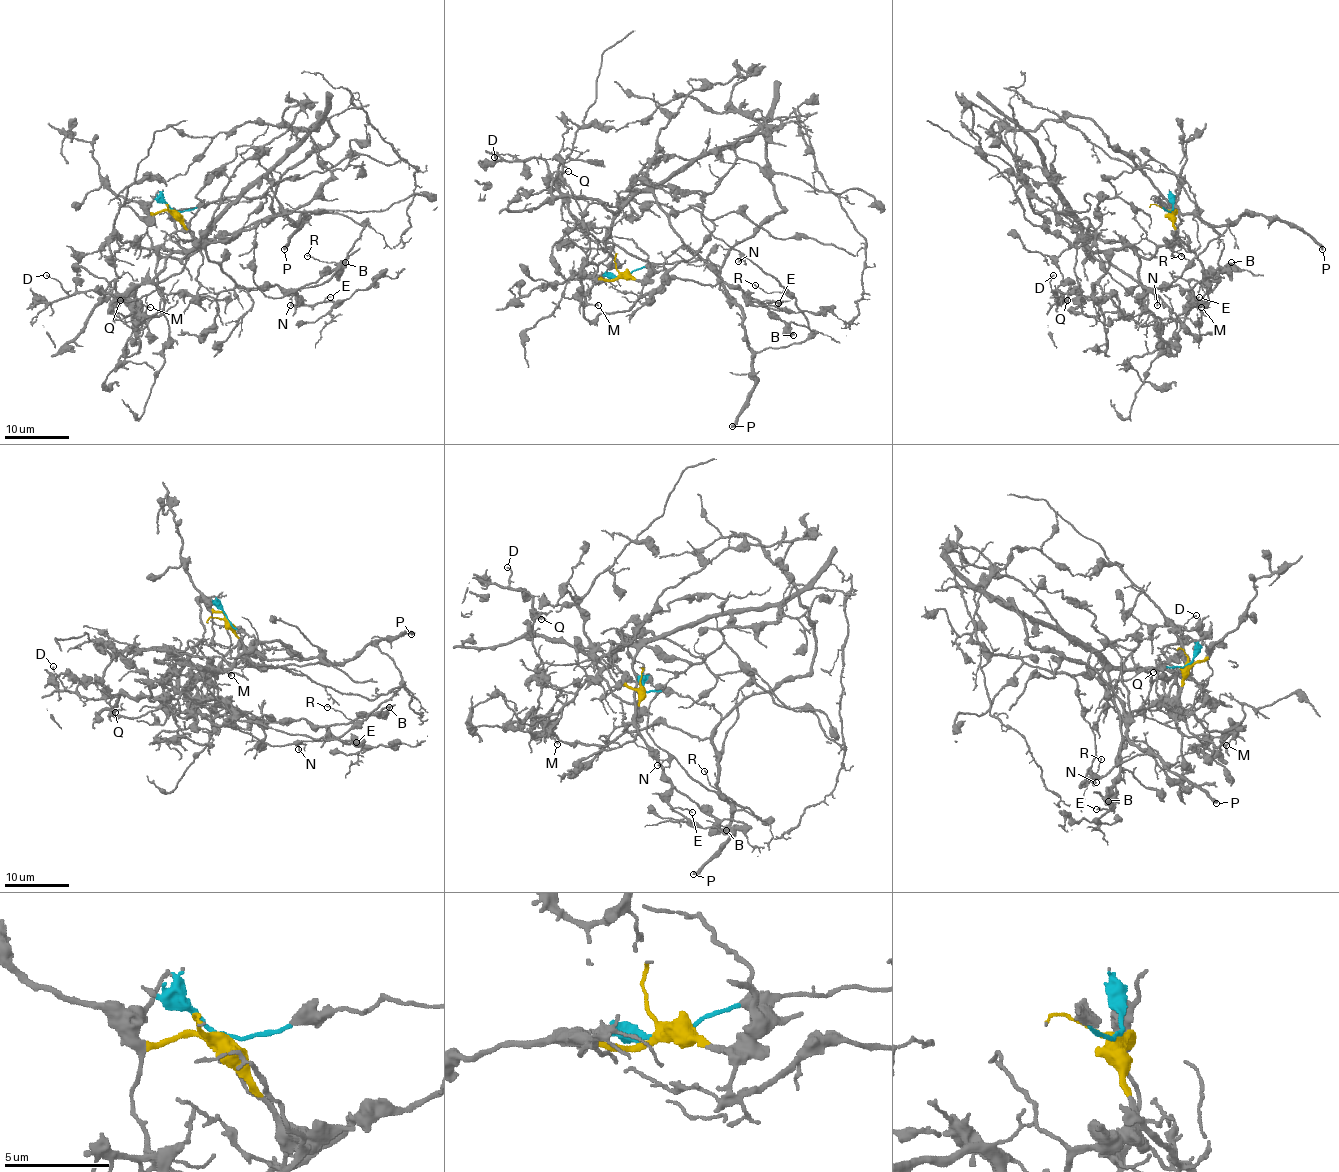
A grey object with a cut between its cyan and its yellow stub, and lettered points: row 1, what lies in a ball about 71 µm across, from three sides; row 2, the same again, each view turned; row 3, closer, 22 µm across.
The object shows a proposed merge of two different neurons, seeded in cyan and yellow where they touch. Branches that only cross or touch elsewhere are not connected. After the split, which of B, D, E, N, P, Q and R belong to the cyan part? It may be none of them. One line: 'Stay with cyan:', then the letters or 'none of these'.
Stay with cyan: N, P, R

